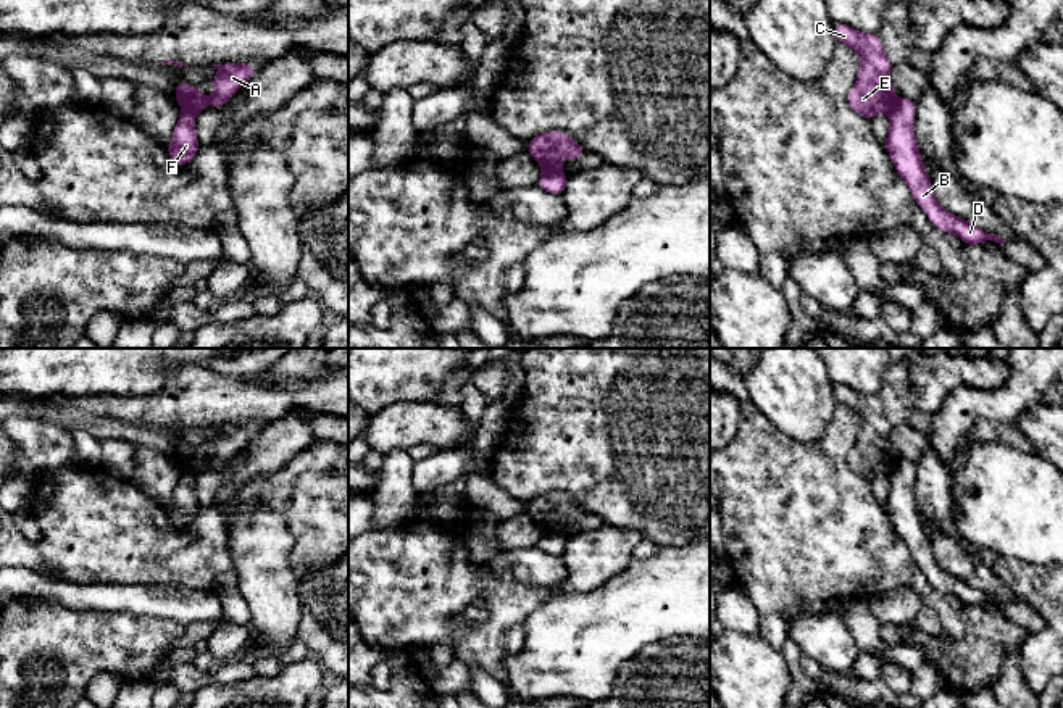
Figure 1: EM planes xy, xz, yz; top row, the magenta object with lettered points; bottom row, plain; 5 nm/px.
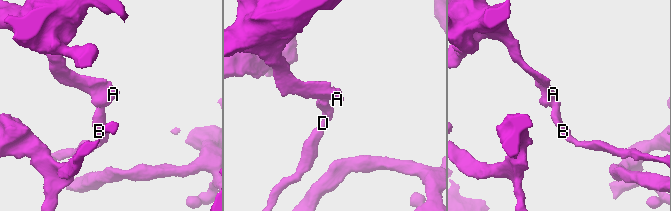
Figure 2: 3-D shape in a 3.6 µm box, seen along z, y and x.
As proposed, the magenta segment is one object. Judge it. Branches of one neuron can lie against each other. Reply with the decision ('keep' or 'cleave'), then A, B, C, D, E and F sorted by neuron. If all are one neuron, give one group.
cleave; groups A C E / B D F

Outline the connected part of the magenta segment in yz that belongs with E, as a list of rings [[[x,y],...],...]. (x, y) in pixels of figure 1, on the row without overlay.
[[[837,384],[834,398],[837,403],[850,406],[861,423],[857,444],[847,455],[852,471],[868,481],[879,474],[890,474],[897,466],[895,450],[890,444],[892,426],[879,397],[858,394],[844,384]]]

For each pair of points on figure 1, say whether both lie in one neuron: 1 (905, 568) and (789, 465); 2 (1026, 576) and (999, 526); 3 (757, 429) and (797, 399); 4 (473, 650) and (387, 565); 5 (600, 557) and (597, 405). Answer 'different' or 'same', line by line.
1: same
2: different
3: different
4: same
5: different

